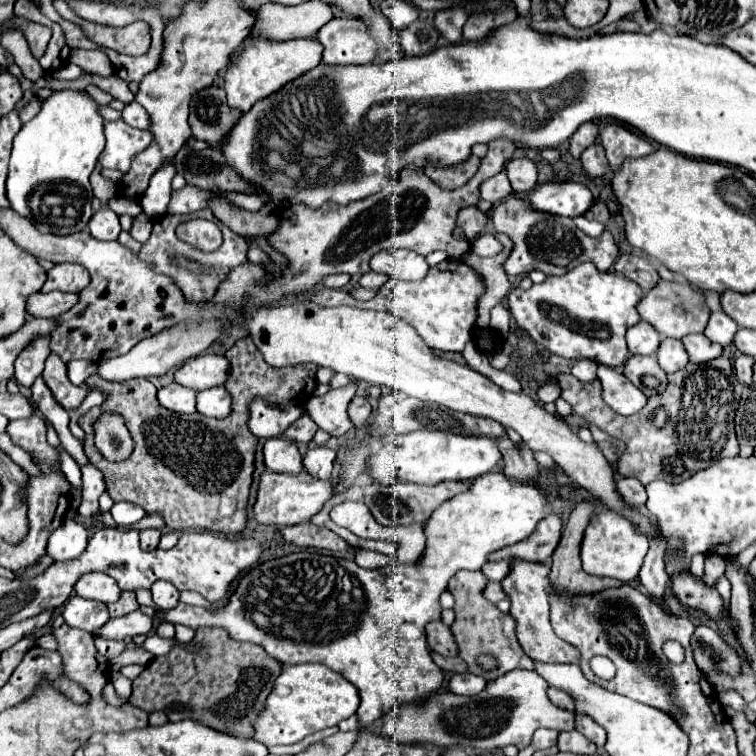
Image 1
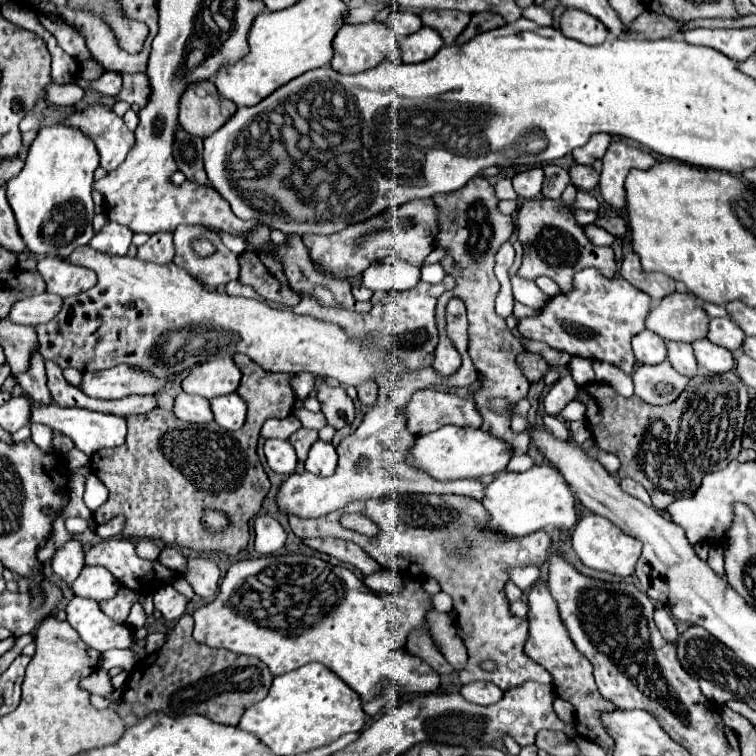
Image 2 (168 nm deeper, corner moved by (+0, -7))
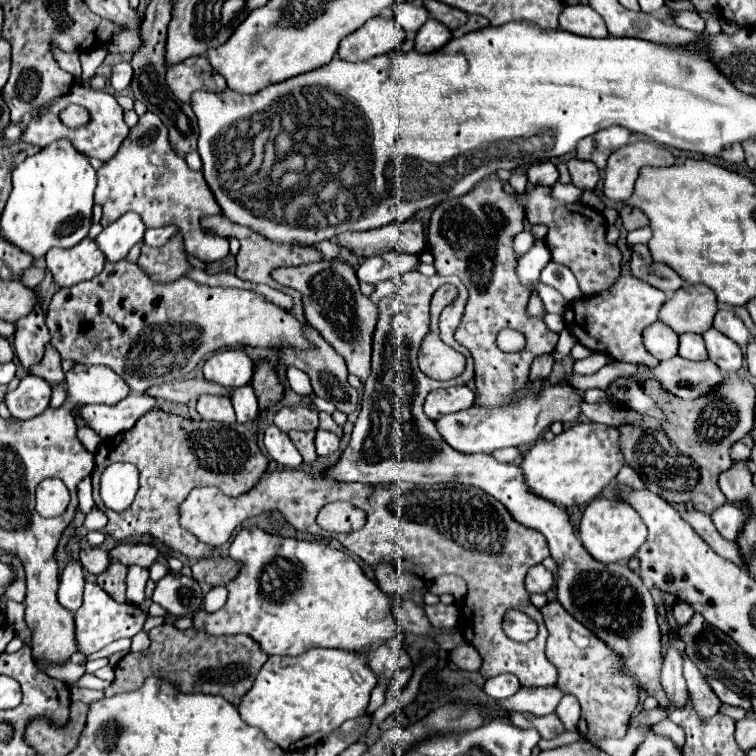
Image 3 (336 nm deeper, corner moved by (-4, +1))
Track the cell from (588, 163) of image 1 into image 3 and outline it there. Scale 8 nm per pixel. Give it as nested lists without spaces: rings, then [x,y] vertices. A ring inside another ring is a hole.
[[[573,158],[573,160],[567,162],[567,166],[569,166],[569,172],[571,172],[571,180],[577,188],[595,190],[601,174],[599,174],[599,168],[593,162],[581,162],[581,160]]]

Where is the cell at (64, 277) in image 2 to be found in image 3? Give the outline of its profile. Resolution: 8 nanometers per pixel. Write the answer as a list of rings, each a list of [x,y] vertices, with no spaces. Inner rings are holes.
[[[85,238],[69,250],[51,248],[45,260],[59,286],[75,286],[95,278],[103,270],[105,254],[99,250],[95,240]]]

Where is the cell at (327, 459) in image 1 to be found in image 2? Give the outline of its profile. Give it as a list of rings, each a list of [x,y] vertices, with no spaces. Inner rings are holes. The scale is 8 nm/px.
[[[317,440],[305,460],[305,470],[317,476],[331,476],[337,466],[337,452],[331,442]]]

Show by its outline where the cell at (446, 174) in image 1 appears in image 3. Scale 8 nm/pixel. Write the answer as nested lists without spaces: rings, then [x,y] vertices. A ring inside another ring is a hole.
[[[487,178],[469,194],[439,204],[431,214],[427,230],[427,242],[435,258],[433,266],[437,274],[455,274],[469,290],[469,302],[455,330],[455,340],[463,344],[475,360],[479,406],[501,406],[513,400],[521,390],[527,388],[533,358],[539,354],[551,354],[557,344],[557,334],[551,334],[543,318],[527,314],[527,302],[531,296],[529,288],[517,286],[515,268],[519,256],[513,250],[513,238],[523,232],[523,220],[523,208],[503,192],[501,182]],[[503,328],[515,328],[525,334],[525,350],[515,354],[501,352],[495,344],[495,338]]]

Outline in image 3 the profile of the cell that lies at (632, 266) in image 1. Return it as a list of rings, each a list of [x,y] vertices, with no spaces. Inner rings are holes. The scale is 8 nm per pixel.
[[[647,244],[631,246],[631,272],[639,280],[645,280],[647,284],[661,288],[667,294],[683,286],[683,278],[673,268],[669,268],[667,264],[653,262]]]

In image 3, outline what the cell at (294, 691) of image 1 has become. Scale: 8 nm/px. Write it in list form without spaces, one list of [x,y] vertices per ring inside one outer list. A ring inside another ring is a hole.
[[[313,648],[301,656],[269,656],[253,688],[237,706],[241,718],[261,728],[269,740],[283,750],[299,750],[315,744],[345,720],[365,714],[377,676],[369,666],[369,656],[341,648]]]

